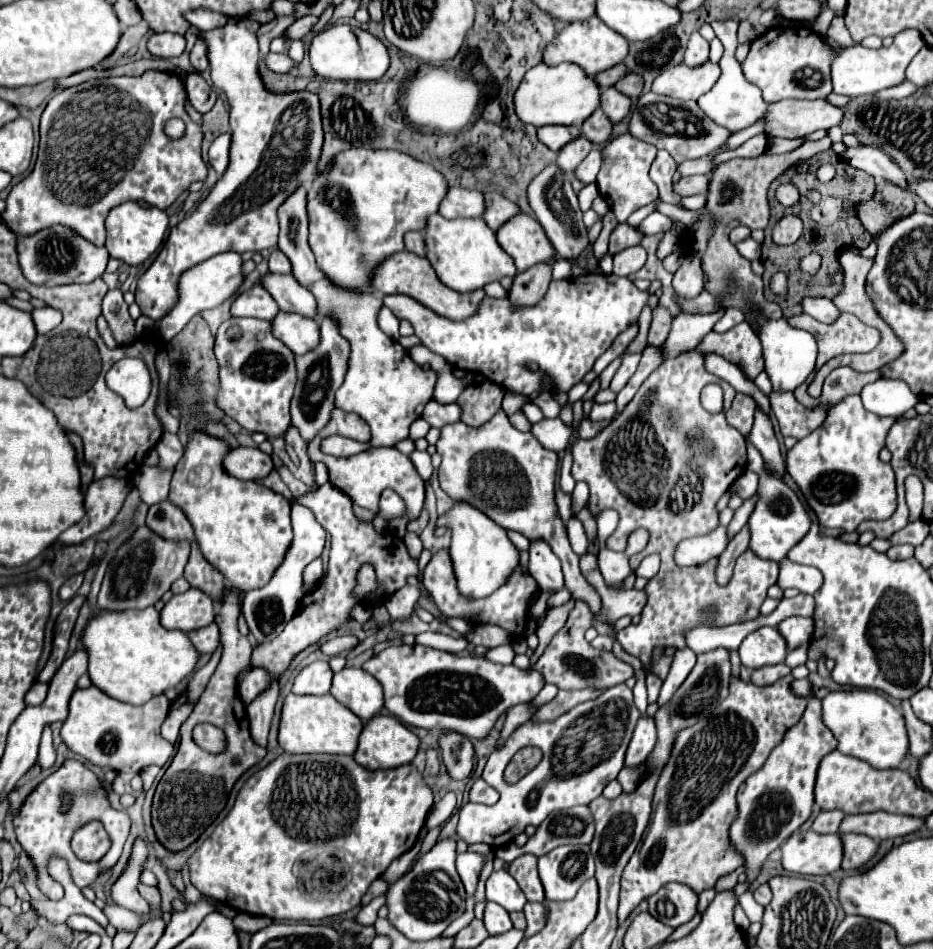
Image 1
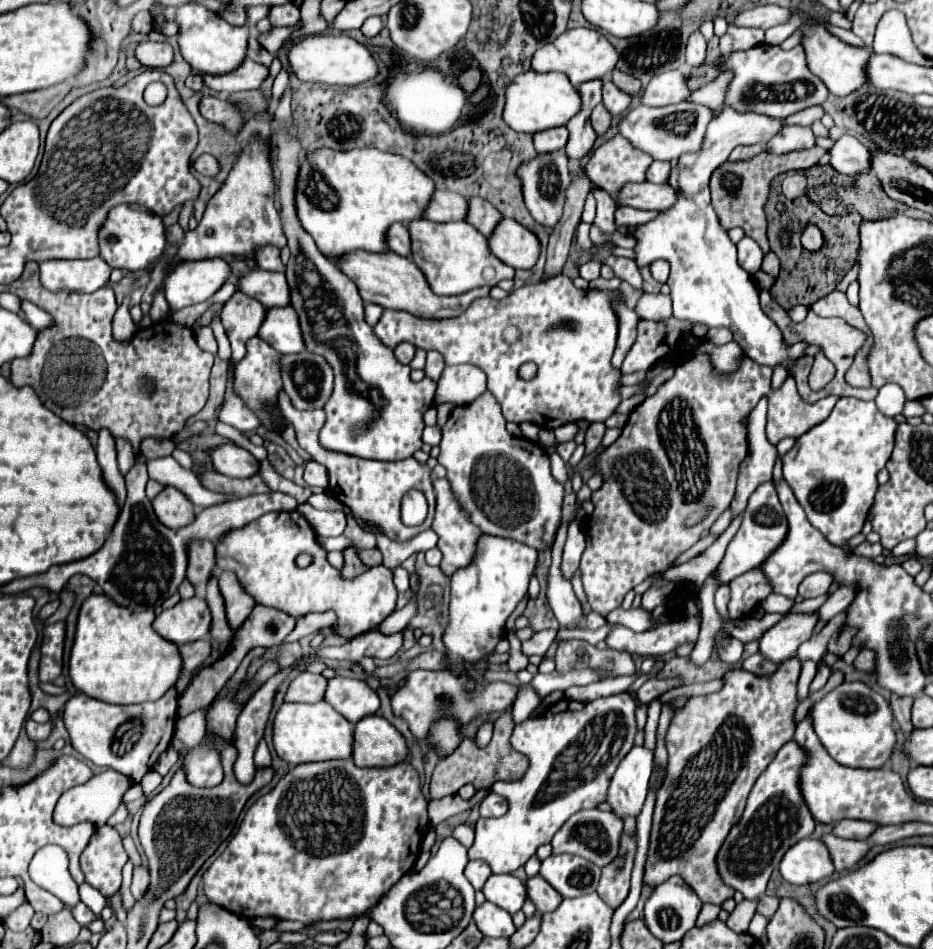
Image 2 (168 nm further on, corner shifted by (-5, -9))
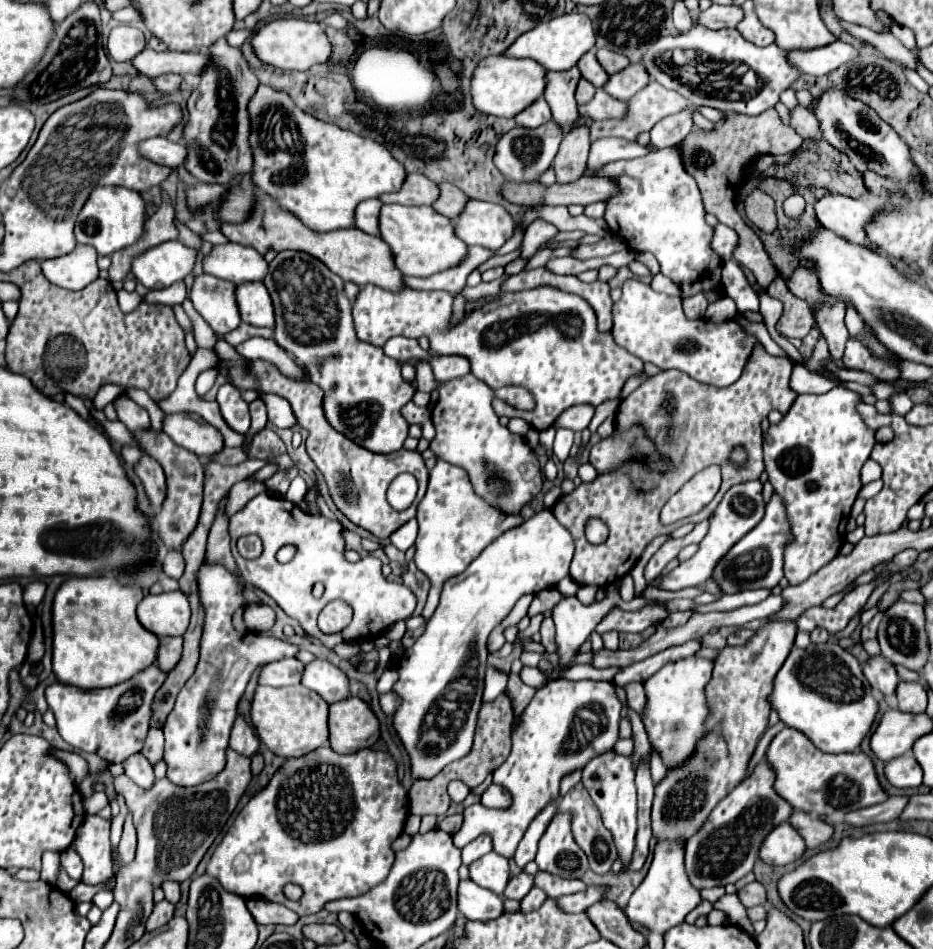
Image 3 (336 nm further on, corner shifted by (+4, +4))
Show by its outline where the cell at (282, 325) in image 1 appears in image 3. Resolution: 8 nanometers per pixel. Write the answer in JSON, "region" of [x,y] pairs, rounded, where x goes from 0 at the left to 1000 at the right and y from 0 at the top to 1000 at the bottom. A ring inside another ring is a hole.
{"region":[[[262,298],[253,302],[253,317],[262,340],[294,347],[294,321],[283,298]]]}

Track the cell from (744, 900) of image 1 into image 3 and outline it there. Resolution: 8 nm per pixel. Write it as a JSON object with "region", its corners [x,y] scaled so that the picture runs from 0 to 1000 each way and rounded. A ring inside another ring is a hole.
{"region":[[[817,800],[806,817],[767,848],[752,874],[735,888],[735,920],[746,937],[789,930],[802,922],[808,916],[819,882],[851,857],[845,844],[836,842],[832,831],[827,831],[830,819],[827,808]]]}

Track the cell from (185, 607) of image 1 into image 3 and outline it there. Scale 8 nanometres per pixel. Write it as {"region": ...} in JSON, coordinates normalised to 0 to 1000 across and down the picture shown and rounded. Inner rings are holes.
{"region":[[[193,621],[171,627],[156,627],[148,635],[148,652],[169,671],[195,669],[204,654],[202,629],[197,629]]]}

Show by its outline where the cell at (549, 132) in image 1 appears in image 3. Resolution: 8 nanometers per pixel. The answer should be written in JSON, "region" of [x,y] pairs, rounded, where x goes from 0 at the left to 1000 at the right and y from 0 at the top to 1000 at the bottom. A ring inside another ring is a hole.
{"region":[[[577,104],[566,115],[562,115],[559,119],[553,121],[553,130],[557,134],[566,134],[566,136],[574,136],[579,132],[585,132],[589,125],[592,125],[592,119],[589,119],[587,109],[583,104]]]}

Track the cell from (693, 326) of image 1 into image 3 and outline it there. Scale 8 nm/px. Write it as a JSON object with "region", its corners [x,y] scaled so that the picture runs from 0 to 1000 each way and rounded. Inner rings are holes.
{"region":[[[617,427],[613,431],[607,431],[594,446],[594,450],[605,450],[605,452],[613,452],[613,454],[624,454],[630,450],[632,442],[637,439],[637,429],[635,427]]]}

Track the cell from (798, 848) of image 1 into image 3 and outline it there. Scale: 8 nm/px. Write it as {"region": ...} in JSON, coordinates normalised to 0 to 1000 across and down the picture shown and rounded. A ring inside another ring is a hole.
{"region":[[[838,867],[834,869],[817,888],[815,905],[823,911],[847,911],[855,907],[864,897],[862,884],[849,869]]]}

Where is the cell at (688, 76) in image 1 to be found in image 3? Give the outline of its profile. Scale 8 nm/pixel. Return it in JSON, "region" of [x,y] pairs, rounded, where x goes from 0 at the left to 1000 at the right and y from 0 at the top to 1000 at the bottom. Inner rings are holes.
{"region":[[[682,66],[682,68],[673,68],[671,73],[654,79],[654,85],[650,87],[647,96],[665,106],[673,106],[686,94],[690,94],[690,90],[695,90],[695,85],[697,85],[695,75],[690,73],[690,68]]]}

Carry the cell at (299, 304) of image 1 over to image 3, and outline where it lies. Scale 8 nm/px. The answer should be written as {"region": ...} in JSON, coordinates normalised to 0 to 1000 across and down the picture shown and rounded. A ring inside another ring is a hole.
{"region":[[[242,256],[232,258],[219,273],[219,288],[249,296],[253,300],[262,296],[283,296],[287,290],[287,275],[270,260]]]}

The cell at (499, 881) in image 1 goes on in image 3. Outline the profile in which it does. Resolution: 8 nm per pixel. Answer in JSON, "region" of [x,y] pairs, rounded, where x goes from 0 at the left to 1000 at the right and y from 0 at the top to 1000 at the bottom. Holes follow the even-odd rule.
{"region":[[[525,897],[523,901],[514,903],[512,907],[508,907],[504,911],[504,926],[514,933],[521,935],[525,939],[529,939],[532,943],[540,943],[540,937],[544,933],[547,926],[547,916],[544,916],[544,905],[532,901],[529,897]]]}

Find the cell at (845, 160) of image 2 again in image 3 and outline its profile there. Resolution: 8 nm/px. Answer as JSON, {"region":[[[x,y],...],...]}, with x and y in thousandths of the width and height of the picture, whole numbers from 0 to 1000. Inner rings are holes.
{"region":[[[853,113],[849,117],[849,128],[847,134],[853,136],[855,142],[860,142],[860,146],[866,149],[877,149],[883,146],[879,140],[879,128],[875,128],[875,121],[862,113]]]}

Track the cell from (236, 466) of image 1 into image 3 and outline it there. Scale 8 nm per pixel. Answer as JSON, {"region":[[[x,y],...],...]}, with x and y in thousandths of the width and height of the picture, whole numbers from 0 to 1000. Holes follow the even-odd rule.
{"region":[[[184,435],[176,439],[176,456],[193,471],[210,479],[229,482],[240,473],[238,456],[210,435]]]}

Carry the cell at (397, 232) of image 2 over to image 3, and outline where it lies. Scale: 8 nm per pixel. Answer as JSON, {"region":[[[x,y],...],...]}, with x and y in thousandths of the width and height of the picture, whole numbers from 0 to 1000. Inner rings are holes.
{"region":[[[394,210],[388,212],[382,218],[382,239],[388,241],[394,248],[405,248],[407,250],[407,220],[409,220],[409,212],[407,210]]]}

